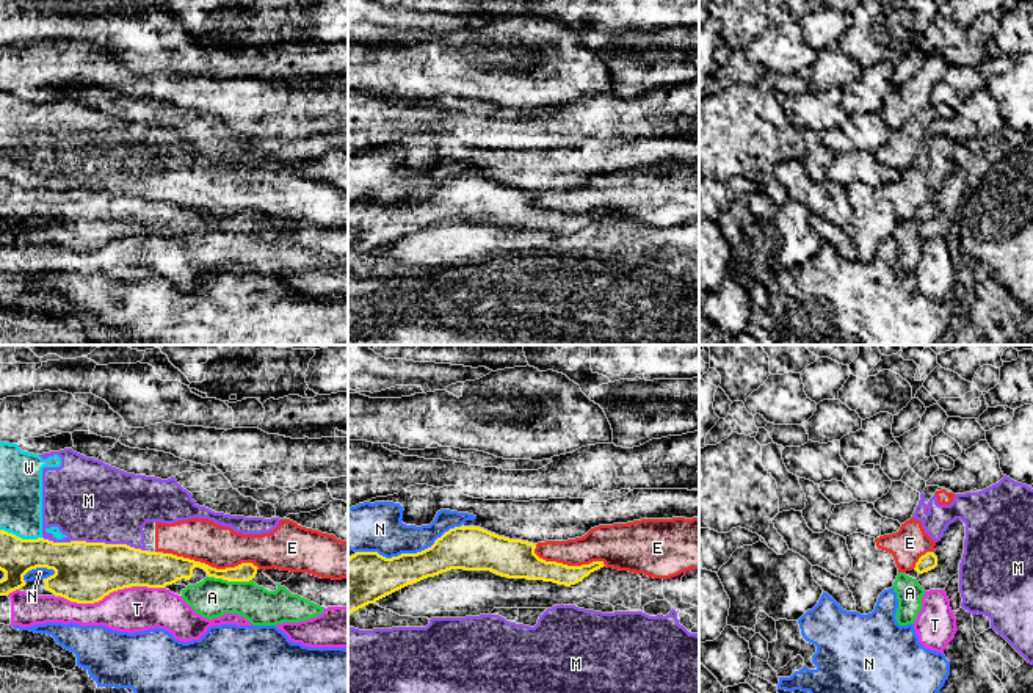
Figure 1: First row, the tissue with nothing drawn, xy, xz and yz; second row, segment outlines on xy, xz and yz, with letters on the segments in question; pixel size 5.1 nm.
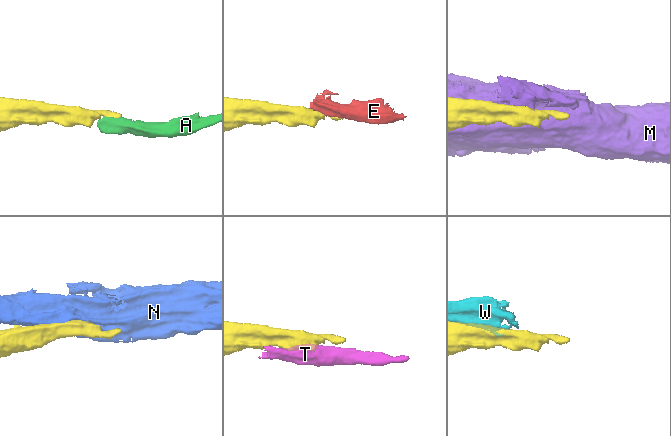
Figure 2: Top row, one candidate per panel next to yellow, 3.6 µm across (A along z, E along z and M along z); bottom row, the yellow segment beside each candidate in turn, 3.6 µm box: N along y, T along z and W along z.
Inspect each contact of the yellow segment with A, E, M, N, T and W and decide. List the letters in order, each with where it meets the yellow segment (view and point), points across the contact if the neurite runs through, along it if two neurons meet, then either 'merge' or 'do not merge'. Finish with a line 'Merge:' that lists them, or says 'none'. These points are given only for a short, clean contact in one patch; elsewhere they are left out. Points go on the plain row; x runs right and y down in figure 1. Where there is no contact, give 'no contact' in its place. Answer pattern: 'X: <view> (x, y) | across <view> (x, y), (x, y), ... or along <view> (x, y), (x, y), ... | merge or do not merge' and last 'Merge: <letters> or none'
A: xy (231, 229) | across xy (184, 217), (202, 214), (231, 229), (212, 246) | merge
E: xy (207, 214) | do not merge
M: xy (94, 192) | do not merge
N: xz (408, 203) | do not merge
T: xy (112, 240) | do not merge
W: xy (21, 187) | do not merge
Merge: A

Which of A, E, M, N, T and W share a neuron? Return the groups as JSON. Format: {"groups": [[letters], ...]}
{"groups": [["A"], ["E", "W"], ["M"], ["N"], ["T"]]}

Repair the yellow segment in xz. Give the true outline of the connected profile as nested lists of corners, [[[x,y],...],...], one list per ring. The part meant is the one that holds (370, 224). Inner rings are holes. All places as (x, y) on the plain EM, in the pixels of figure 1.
[[[461,174],[450,177],[431,196],[417,202],[401,202],[386,207],[378,201],[356,201],[348,207],[348,263],[408,234],[451,218],[491,220],[508,227],[544,229],[571,235],[605,215],[603,210],[582,215],[545,210],[535,202],[535,198],[536,193],[528,190],[509,188],[480,176]]]

